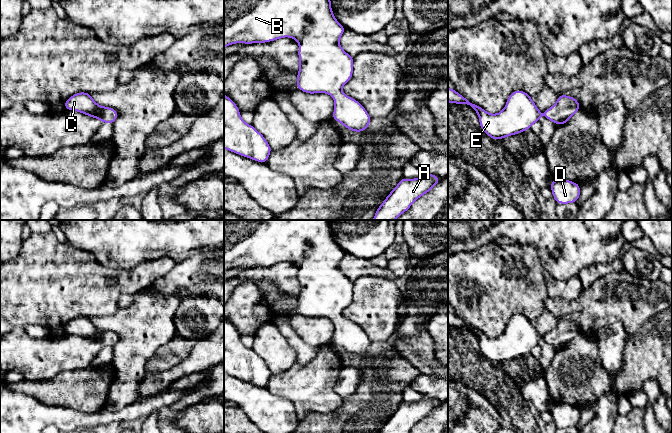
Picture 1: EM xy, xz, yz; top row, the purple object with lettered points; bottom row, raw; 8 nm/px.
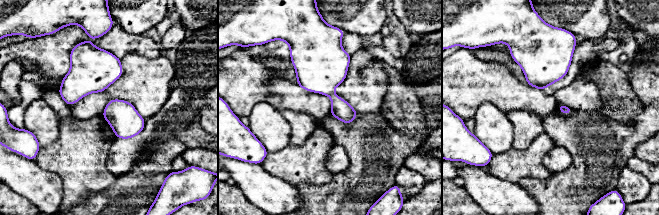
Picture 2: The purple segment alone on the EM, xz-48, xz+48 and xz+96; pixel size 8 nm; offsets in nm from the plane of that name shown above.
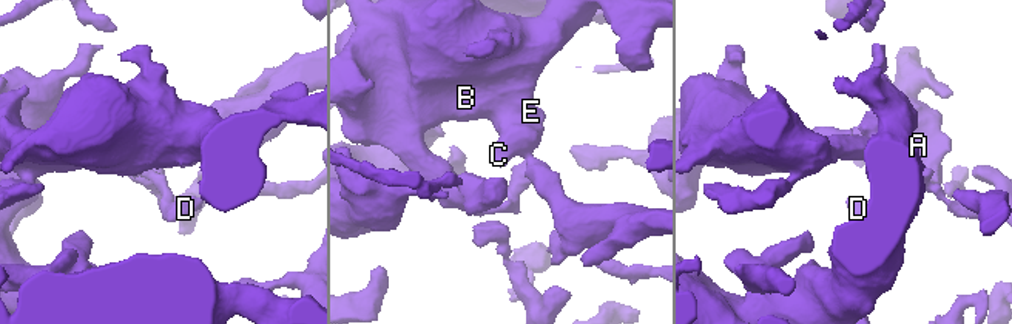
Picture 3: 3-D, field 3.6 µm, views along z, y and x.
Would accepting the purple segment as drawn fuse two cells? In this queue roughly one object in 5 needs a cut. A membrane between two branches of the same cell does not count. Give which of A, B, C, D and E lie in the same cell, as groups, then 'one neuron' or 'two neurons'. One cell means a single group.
A B C D E; one neuron

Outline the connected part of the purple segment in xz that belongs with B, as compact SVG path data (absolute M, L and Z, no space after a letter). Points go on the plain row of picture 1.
M224 220L224 272L236 267L267 267L284 261L296 264L299 267L300 288L297 312L307 318L331 319L335 326L332 344L340 346L351 355L363 356L369 351L372 341L359 325L341 316L342 311L353 300L354 289L354 281L347 278L339 269L345 254L332 236L330 220Z

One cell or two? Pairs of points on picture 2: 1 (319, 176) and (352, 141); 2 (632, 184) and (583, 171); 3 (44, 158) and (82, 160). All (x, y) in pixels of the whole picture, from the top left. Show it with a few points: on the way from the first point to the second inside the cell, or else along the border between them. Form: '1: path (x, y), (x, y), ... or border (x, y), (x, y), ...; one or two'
1: border (334, 174), (326, 183), (311, 183); two
2: border (626, 166), (619, 174), (615, 187); two
3: path (53, 158), (73, 158); one

